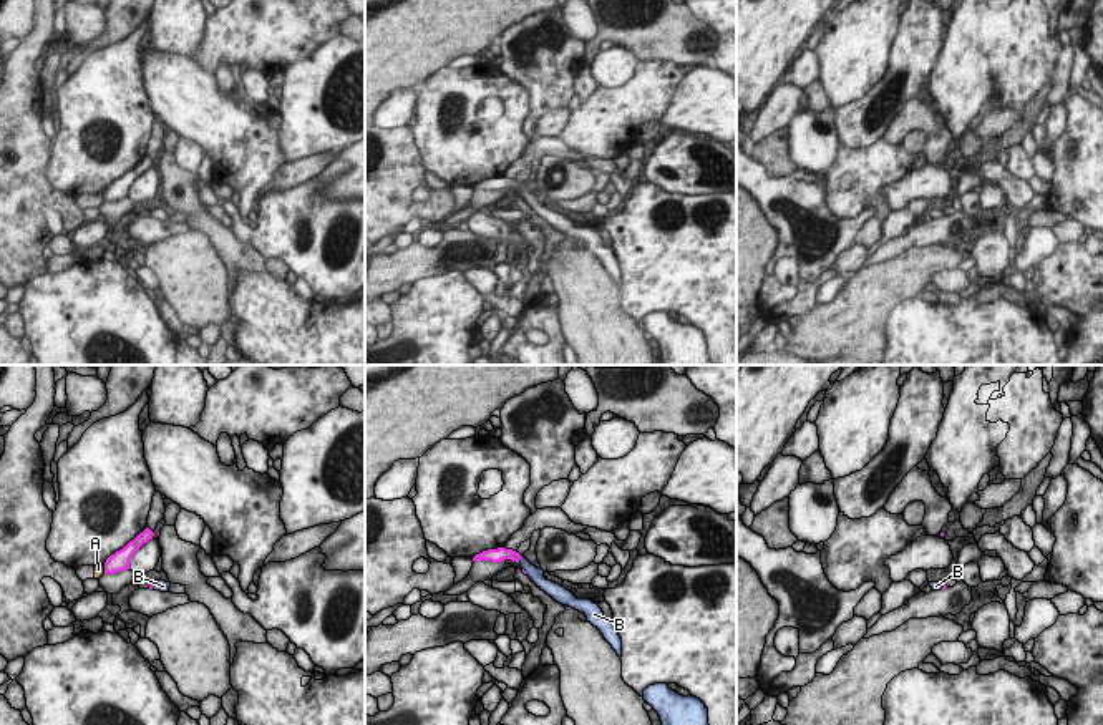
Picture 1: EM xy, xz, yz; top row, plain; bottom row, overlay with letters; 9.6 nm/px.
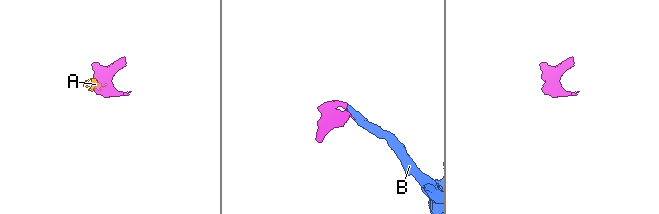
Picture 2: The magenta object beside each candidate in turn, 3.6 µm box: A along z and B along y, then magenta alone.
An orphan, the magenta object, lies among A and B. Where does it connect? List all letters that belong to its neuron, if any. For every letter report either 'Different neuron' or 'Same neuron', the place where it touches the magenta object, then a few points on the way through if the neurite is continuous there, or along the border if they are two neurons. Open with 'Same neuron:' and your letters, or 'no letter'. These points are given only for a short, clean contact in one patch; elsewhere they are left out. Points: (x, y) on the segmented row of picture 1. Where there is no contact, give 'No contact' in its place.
Same neuron: B
A: Different neuron. Touches magenta at xy (105, 569). Boundary: xy (103, 566), (105, 573)
B: Same neuron. Touches magenta at xz (519, 558). Path across: xz (498, 554), (519, 558), (536, 576).

